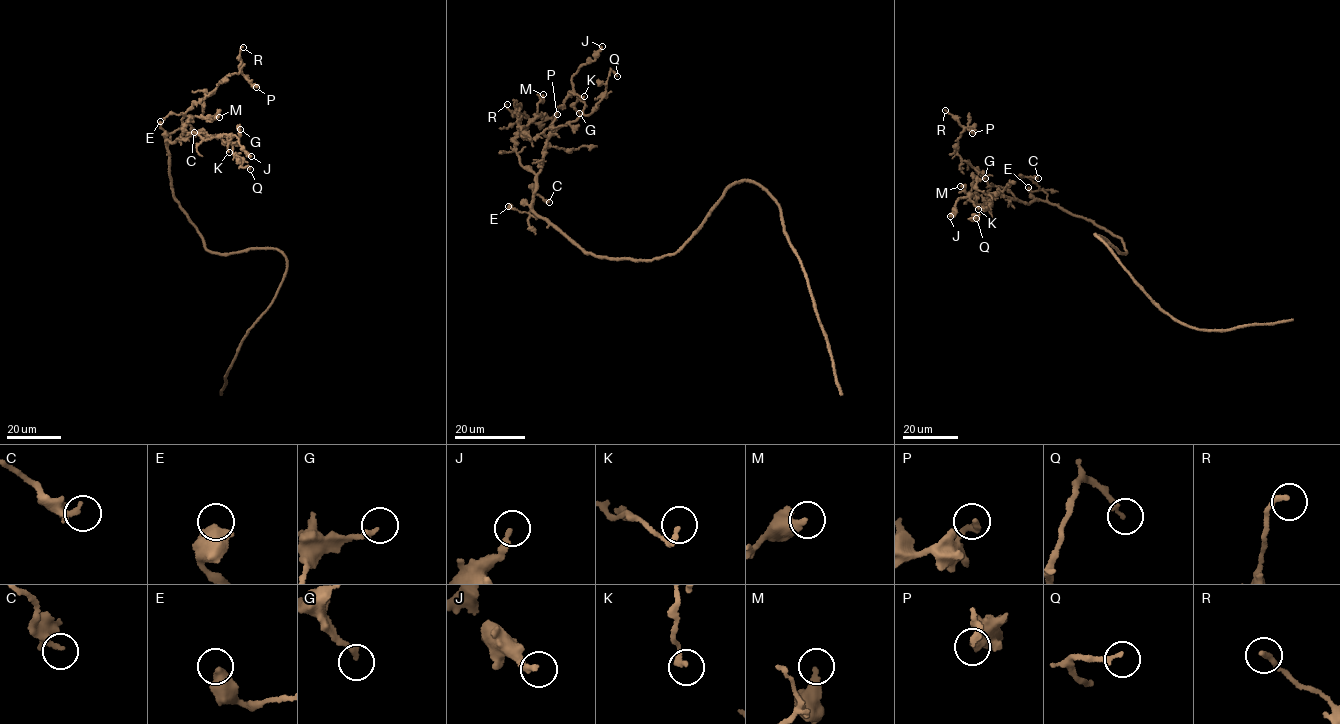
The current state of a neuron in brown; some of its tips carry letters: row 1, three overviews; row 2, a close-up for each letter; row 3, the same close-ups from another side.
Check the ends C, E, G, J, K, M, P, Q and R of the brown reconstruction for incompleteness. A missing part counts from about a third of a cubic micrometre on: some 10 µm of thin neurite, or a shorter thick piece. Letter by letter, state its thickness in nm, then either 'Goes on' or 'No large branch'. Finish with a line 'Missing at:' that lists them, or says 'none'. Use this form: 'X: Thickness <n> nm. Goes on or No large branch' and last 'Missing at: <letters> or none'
C: Thickness 260 nm. No large branch
E: Thickness 600 nm. No large branch
G: Thickness 240 nm. No large branch
J: Thickness 240 nm. No large branch
K: Thickness 240 nm. No large branch
M: Thickness 260 nm. No large branch
P: Thickness 200 nm. No large branch
Q: Thickness 200 nm. No large branch
R: Thickness 220 nm. No large branch
Missing at: none

